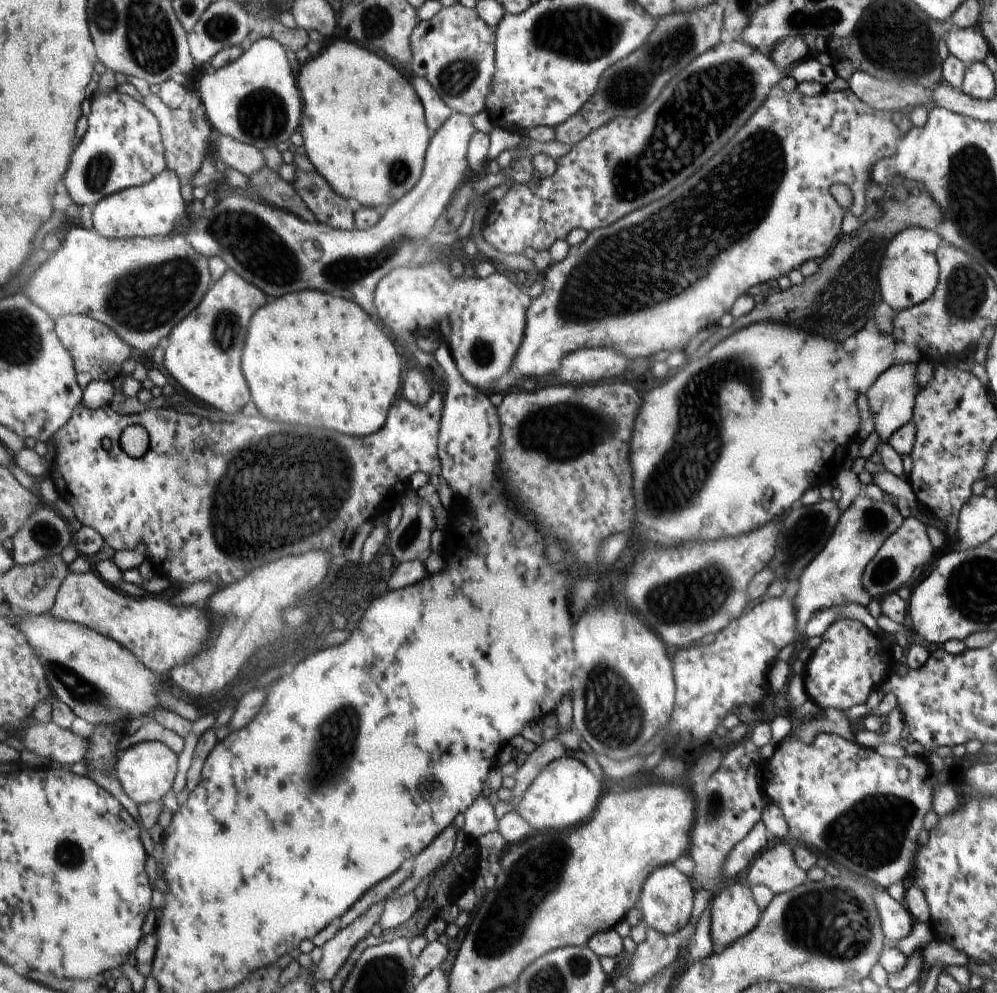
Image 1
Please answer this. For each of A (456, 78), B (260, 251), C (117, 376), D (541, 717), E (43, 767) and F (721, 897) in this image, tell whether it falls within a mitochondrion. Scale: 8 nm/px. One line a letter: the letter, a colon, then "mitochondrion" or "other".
A: mitochondrion
B: mitochondrion
C: other
D: other
E: other
F: other

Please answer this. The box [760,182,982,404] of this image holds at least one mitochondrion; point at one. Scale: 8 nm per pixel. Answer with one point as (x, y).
(846, 300)

